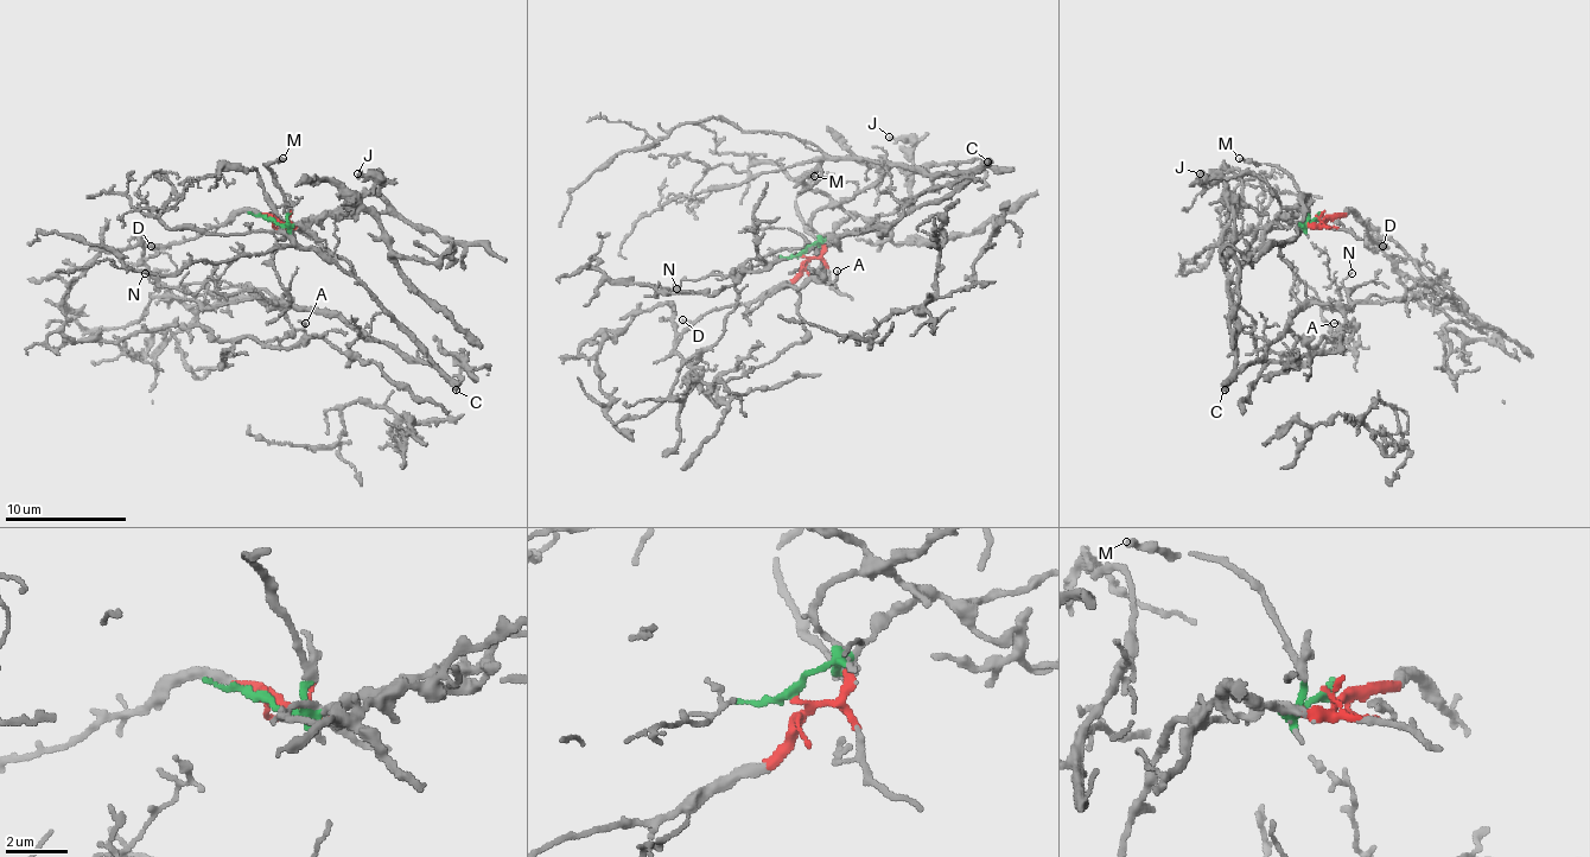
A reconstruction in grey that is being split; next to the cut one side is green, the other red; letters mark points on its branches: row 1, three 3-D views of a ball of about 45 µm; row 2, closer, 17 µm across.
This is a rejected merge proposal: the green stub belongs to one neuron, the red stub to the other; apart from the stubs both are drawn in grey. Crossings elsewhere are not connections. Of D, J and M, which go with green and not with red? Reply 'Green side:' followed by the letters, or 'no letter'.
Green side: J, M

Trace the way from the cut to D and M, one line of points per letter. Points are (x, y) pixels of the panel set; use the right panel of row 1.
D: (1317, 217), (1350, 211), (1372, 239), (1385, 245), (1381, 245)
M: (1317, 217), (1309, 223), (1299, 186), (1274, 165), (1239, 159)

